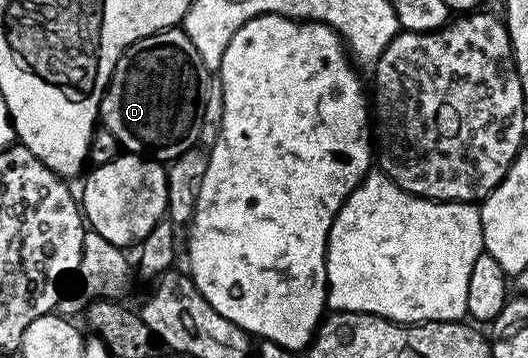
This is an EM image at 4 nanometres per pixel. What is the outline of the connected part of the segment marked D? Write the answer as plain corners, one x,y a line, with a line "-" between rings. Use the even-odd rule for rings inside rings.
183,28
159,30
124,49
124,55
118,60
112,78
104,89
99,121
103,129
114,132
127,153
153,158
164,164
182,156
182,152
193,149
199,143
198,128
207,90
204,61
202,56
198,56
198,48
190,44
190,36
186,36

